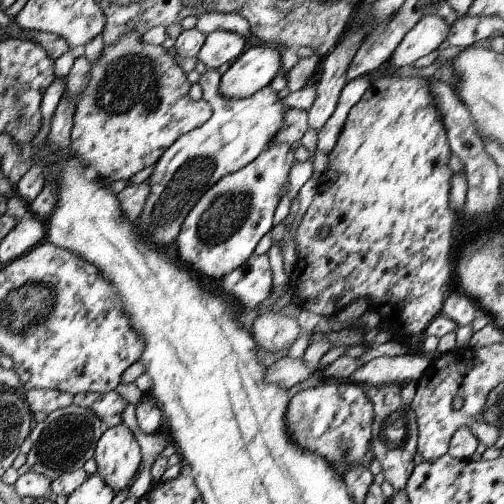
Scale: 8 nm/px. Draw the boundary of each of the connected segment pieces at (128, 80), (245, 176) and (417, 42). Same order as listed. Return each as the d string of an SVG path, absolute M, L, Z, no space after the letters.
M132 30L132 32L124 34L124 36L120 36L120 40L116 40L112 46L104 46L100 58L91 66L90 80L88 80L88 84L86 84L82 96L80 96L78 106L75 106L70 150L76 155L76 158L78 158L80 162L84 162L86 166L92 166L92 168L96 170L97 177L103 179L106 183L112 183L118 180L128 181L136 172L140 172L140 170L144 170L144 168L156 164L162 154L164 154L164 152L166 152L166 150L168 150L183 134L186 134L195 128L200 128L200 126L208 122L209 118L212 118L212 106L210 106L206 100L202 98L198 101L194 101L188 96L188 90L190 90L191 83L188 82L188 78L186 77L187 72L184 72L184 70L178 66L173 53L166 52L162 45L145 43L144 40L142 40L142 34L140 34L138 30Z
M276 144L265 149L244 168L220 178L192 207L176 238L178 254L188 268L218 280L242 266L254 254L256 244L274 224L274 212L282 190L289 184L288 172L294 159L294 147Z
M423 16L423 19L406 34L392 52L389 64L392 70L411 64L418 58L434 52L450 34L450 26L440 16Z

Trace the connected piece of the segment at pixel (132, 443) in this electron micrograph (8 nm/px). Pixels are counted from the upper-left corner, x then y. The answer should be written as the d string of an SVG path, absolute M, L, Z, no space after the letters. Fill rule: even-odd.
M118 422L105 427L93 458L97 462L96 474L118 493L135 477L142 454L132 430Z

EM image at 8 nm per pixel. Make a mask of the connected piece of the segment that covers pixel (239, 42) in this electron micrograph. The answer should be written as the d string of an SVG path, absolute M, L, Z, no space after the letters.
M216 30L206 36L197 54L208 69L217 69L222 64L233 63L248 47L251 39L228 30Z

